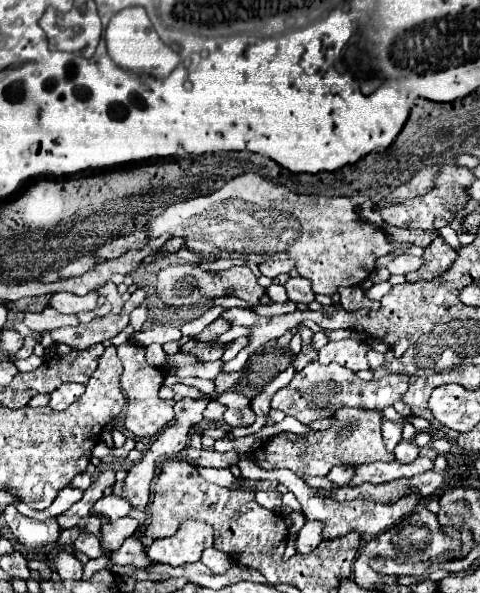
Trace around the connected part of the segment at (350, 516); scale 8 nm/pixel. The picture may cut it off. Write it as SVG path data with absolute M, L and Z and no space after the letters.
M241 455L239 459L239 469L241 469L241 477L251 480L270 480L277 481L283 484L291 493L295 493L297 501L301 503L303 507L303 513L307 519L313 519L313 521L321 521L325 523L323 527L323 541L333 541L333 539L339 539L339 537L345 537L347 533L351 531L357 531L359 535L379 535L387 529L391 529L395 523L399 523L403 517L409 517L415 507L419 505L419 493L417 489L411 489L405 497L401 497L399 501L395 503L373 503L373 501L365 501L365 499L355 499L355 501L345 501L345 503L339 503L331 497L325 497L321 495L317 489L309 487L303 479L299 479L293 471L288 469L275 469L271 471L261 471L259 467L253 467L253 463L249 463L249 455Z

